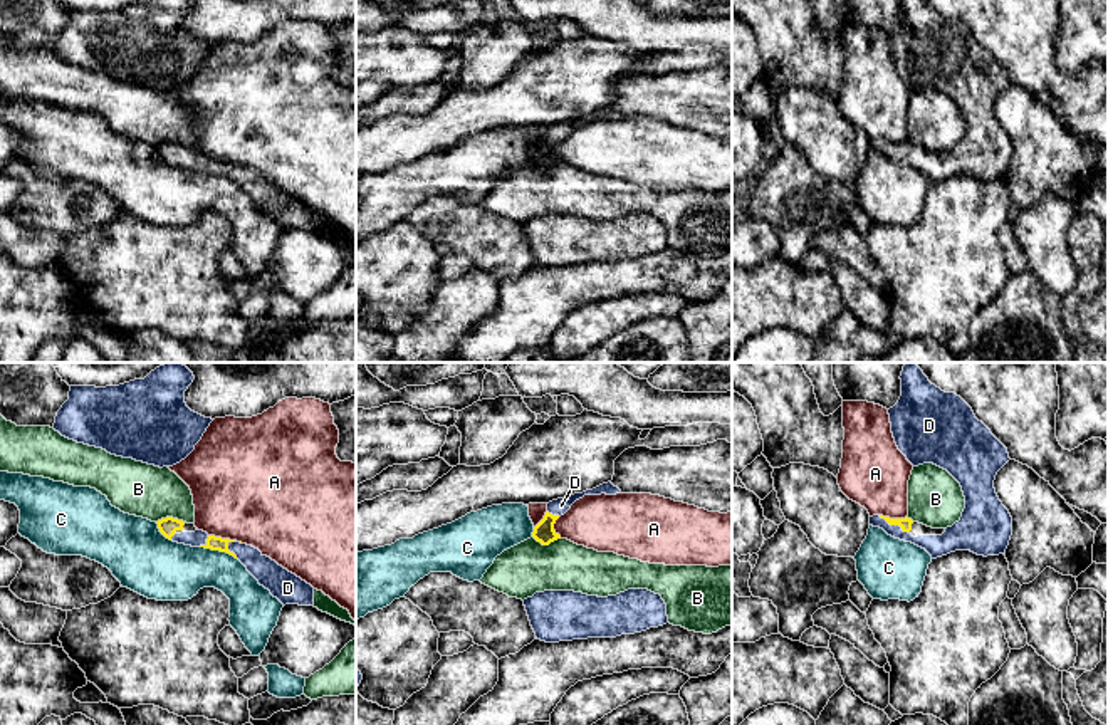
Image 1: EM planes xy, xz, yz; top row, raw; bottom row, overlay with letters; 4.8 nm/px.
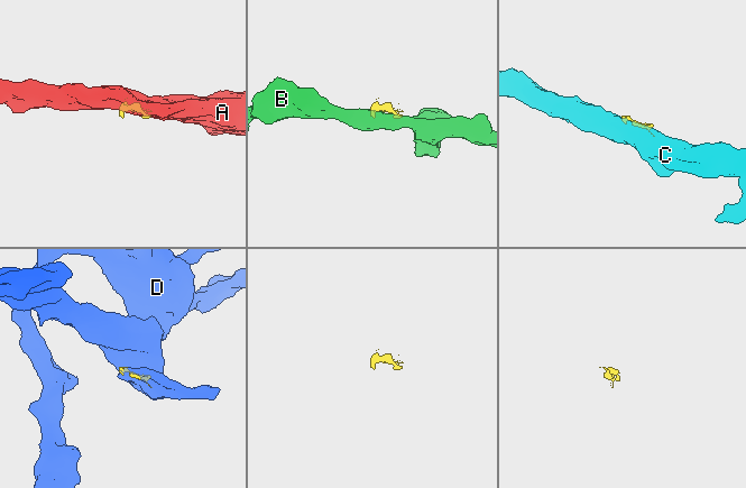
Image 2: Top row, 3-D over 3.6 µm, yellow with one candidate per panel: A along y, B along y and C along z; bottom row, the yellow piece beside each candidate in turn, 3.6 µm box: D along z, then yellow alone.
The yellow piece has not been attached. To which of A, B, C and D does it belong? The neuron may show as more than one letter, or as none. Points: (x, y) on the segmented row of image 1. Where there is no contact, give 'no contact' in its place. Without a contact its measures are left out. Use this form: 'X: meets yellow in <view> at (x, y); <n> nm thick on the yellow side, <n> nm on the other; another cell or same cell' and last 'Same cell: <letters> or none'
A: meets yellow in xy at (220, 537); 70 nm thick on the yellow side, 480 nm on the other; another cell
B: meets yellow in xy at (170, 517); 90 nm thick on the yellow side, 260 nm on the other; another cell
C: meets yellow in xy at (219, 549); 70 nm thick on the yellow side, 280 nm on the other; another cell
D: meets yellow in yz at (893, 524); 60 nm thick on the yellow side, 110 nm on the other; same cell
Same cell: D

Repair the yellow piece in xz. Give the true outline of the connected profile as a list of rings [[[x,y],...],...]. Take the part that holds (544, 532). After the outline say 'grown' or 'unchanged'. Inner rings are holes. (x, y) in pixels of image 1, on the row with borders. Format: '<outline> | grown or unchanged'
[[[611,482],[603,483],[593,490],[586,490],[583,493],[574,493],[571,497],[557,498],[547,503],[547,512],[544,519],[534,527],[532,537],[541,542],[542,545],[549,545],[551,542],[561,539],[561,535],[554,530],[556,520],[564,515],[571,505],[583,498],[584,495],[616,495],[621,493],[618,487],[614,487]]] | grown

